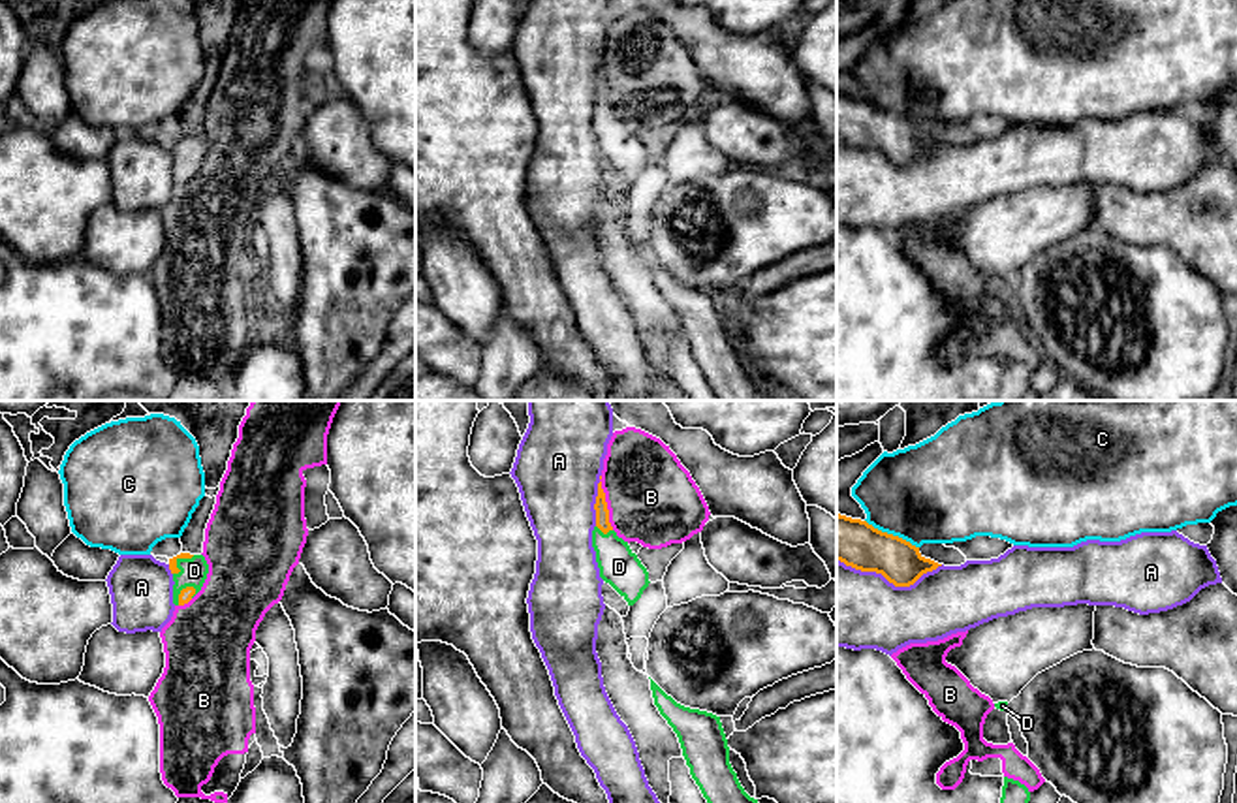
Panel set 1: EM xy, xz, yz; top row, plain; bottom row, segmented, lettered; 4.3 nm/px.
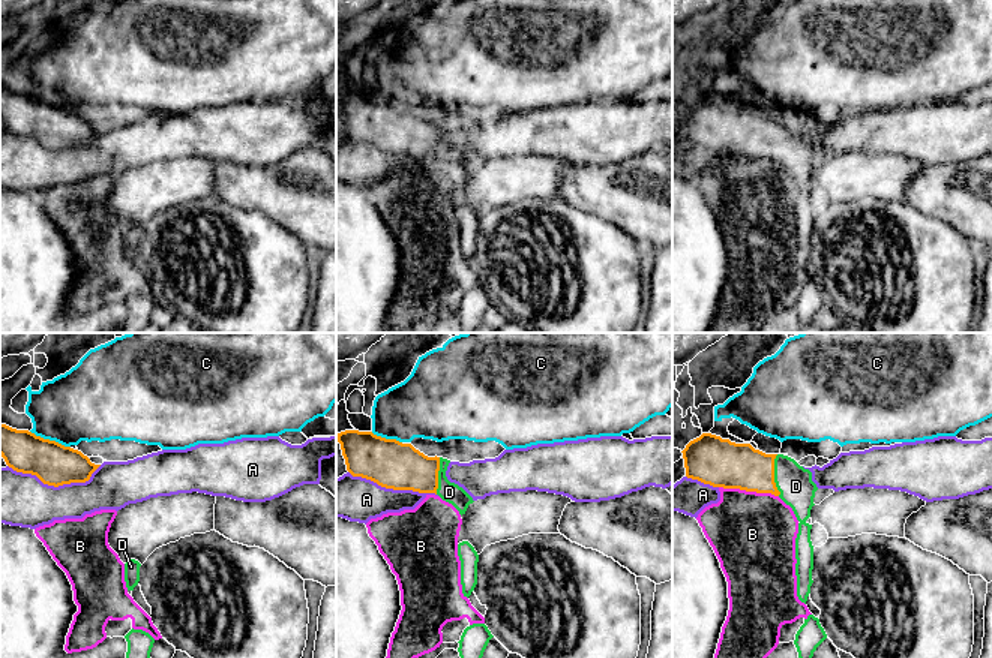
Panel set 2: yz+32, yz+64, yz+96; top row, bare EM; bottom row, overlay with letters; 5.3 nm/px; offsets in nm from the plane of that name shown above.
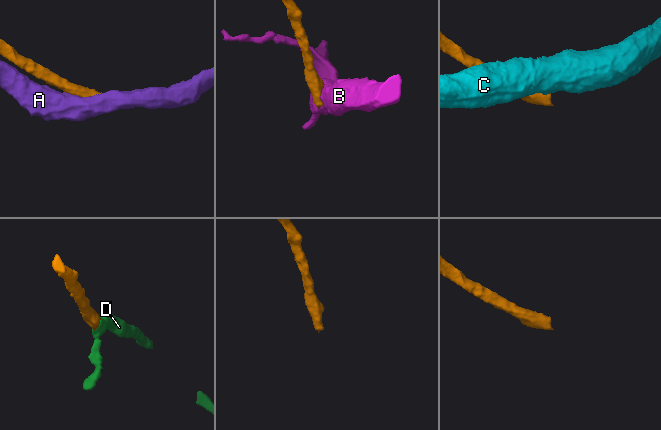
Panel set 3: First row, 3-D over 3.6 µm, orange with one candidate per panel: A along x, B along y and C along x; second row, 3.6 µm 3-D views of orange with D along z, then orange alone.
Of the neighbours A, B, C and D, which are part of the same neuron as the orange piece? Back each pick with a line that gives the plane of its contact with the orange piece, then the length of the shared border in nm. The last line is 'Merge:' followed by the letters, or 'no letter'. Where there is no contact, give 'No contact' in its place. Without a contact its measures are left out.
D: Touches orange in xy. Shared border 110 nm
Merge: D

